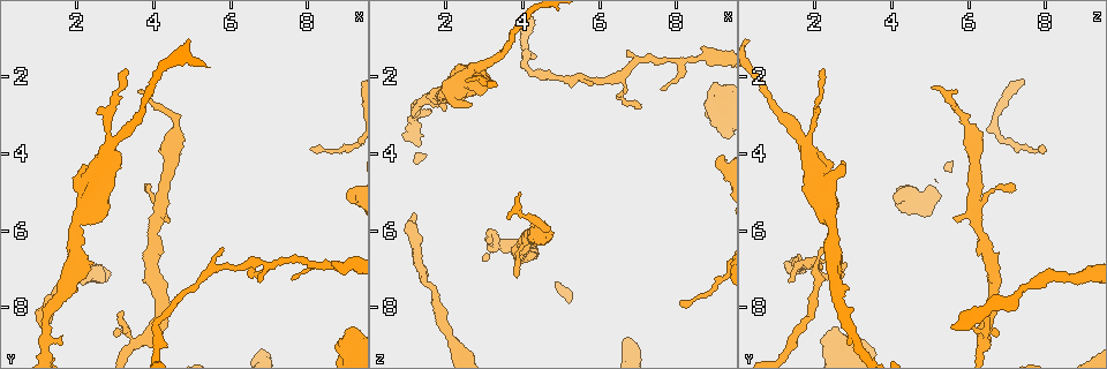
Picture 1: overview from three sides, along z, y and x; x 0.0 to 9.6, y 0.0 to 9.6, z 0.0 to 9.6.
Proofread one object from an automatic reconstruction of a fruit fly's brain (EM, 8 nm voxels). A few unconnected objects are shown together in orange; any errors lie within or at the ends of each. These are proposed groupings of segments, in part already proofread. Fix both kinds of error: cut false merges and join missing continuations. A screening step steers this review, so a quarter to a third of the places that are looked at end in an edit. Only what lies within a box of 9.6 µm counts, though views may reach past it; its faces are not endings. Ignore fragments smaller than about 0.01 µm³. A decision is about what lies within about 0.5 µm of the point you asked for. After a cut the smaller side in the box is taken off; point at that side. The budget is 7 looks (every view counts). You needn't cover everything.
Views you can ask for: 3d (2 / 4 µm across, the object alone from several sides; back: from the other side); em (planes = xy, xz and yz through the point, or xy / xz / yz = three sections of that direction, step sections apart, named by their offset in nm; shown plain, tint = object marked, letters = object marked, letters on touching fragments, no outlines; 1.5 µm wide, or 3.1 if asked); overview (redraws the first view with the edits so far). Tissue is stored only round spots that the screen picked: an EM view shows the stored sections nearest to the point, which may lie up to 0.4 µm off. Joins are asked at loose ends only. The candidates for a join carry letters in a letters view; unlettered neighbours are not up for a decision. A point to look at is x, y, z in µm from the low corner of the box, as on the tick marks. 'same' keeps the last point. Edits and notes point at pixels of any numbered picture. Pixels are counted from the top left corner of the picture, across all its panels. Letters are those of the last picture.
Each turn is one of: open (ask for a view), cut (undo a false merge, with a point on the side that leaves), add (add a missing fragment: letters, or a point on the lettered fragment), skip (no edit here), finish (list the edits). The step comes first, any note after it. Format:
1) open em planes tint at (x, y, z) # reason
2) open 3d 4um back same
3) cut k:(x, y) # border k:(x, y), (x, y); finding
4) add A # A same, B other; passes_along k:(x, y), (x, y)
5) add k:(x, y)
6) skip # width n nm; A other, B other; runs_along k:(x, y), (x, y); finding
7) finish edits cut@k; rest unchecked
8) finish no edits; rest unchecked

open em planes tint at (3.55, 8.90, 6.40) # calibre changes

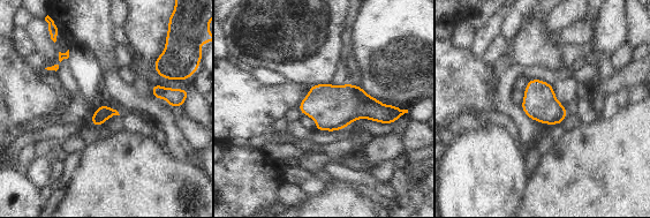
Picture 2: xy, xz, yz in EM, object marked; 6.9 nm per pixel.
open em planes letters same # see the neighbours

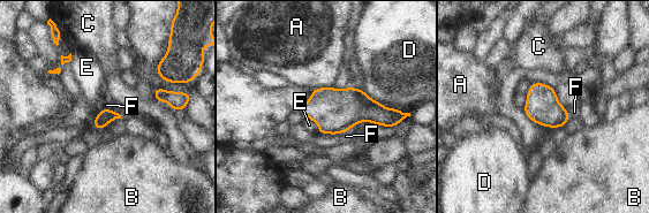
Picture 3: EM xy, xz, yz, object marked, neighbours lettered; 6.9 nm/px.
skip # A other, B other, C other, D other, E other, F other; one neuron here

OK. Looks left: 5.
open em planes letters at (2.10, 7.30, 2.65) # free end

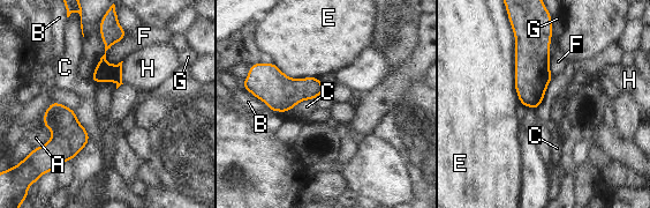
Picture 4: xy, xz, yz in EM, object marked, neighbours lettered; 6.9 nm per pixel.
skip # A other, B other, C other, E other, F other, G other, H other; border 4:(73, 110), (77, 121), (90, 138); none of them fits

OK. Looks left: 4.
open 3d 2um at (8.10, 3.90, 7.95) # long arm stops here

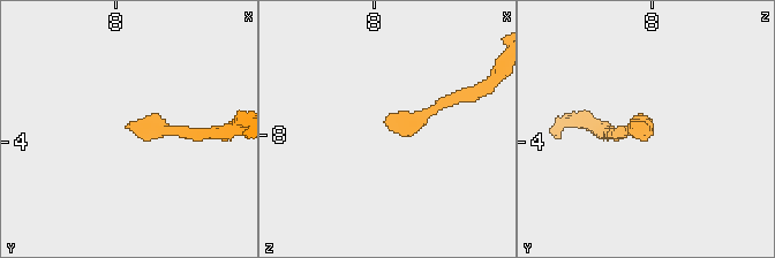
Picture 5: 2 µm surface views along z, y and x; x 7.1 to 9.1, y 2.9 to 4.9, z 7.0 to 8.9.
open em 3.1um xz step 8 letters at (8.10, 3.86, 7.92)

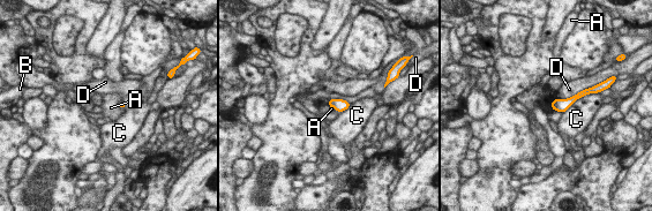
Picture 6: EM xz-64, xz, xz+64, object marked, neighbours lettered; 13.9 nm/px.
open em 3.1um planes letters same

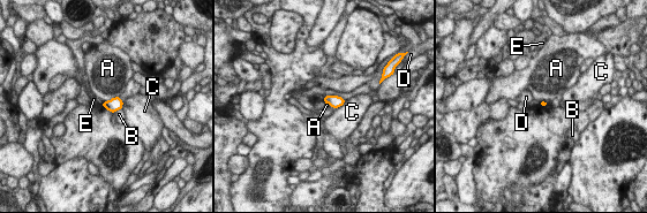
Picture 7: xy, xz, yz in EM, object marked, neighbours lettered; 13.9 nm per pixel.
skip # A other, B other, C other, D other, E other; border 7:(103, 101), (100, 105); none of them fits

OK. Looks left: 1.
finish no edits; rest unchecked

